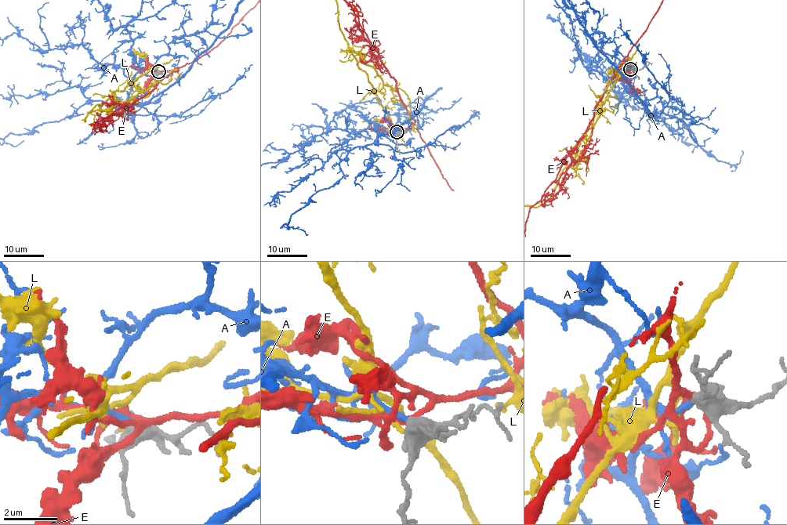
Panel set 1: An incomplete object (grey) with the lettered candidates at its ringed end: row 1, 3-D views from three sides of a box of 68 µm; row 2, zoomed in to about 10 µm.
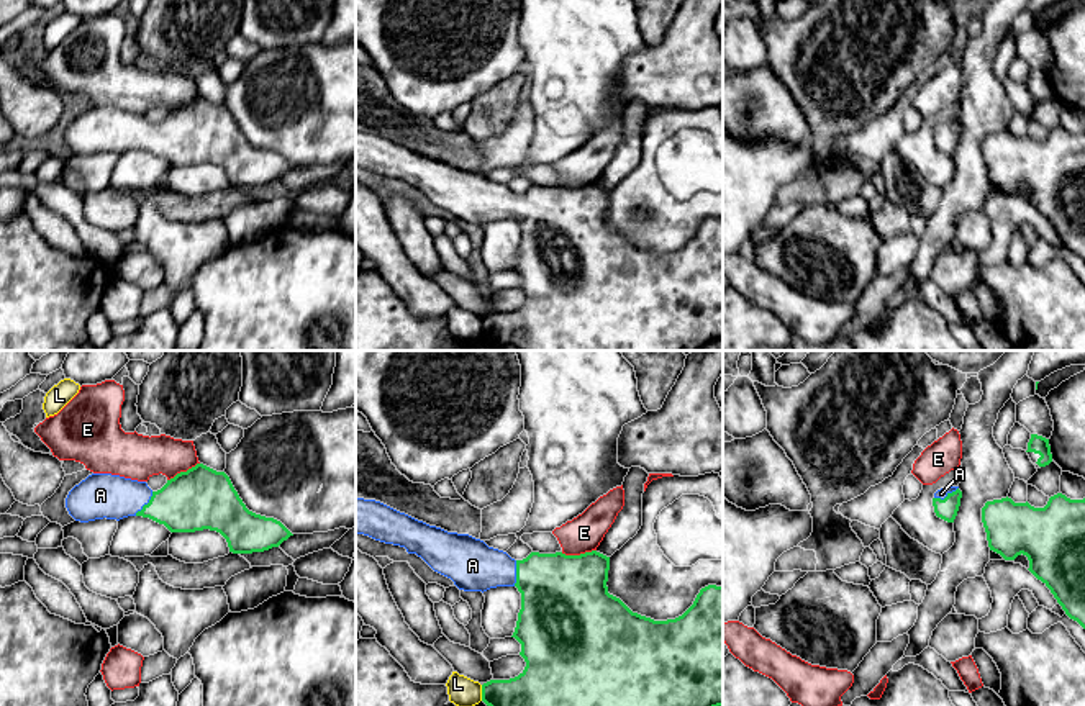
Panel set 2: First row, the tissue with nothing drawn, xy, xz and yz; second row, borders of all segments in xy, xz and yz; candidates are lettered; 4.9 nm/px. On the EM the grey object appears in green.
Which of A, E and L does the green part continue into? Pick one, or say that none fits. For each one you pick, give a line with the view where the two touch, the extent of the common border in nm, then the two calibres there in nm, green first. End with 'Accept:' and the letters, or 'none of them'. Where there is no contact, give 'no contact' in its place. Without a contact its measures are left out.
A: meets green in xy; contact 150 nm long; 300 nm thick on the green side, 220 nm on the other
Accept: A

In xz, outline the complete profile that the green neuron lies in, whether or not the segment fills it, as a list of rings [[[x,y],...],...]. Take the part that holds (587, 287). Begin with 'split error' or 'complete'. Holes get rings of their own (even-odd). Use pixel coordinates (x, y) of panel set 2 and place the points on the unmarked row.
split error | [[[356,131],[356,165],[375,174],[405,180],[421,190],[434,205],[451,211],[459,223],[487,224],[516,219],[521,242],[511,270],[521,277],[524,303],[510,313],[482,318],[482,334],[495,346],[520,351],[700,351],[723,339],[723,219],[700,223],[693,238],[679,251],[654,254],[633,246],[608,226],[610,190],[592,183],[580,188],[531,185],[523,193],[488,180],[469,167],[429,159],[380,134]]]

